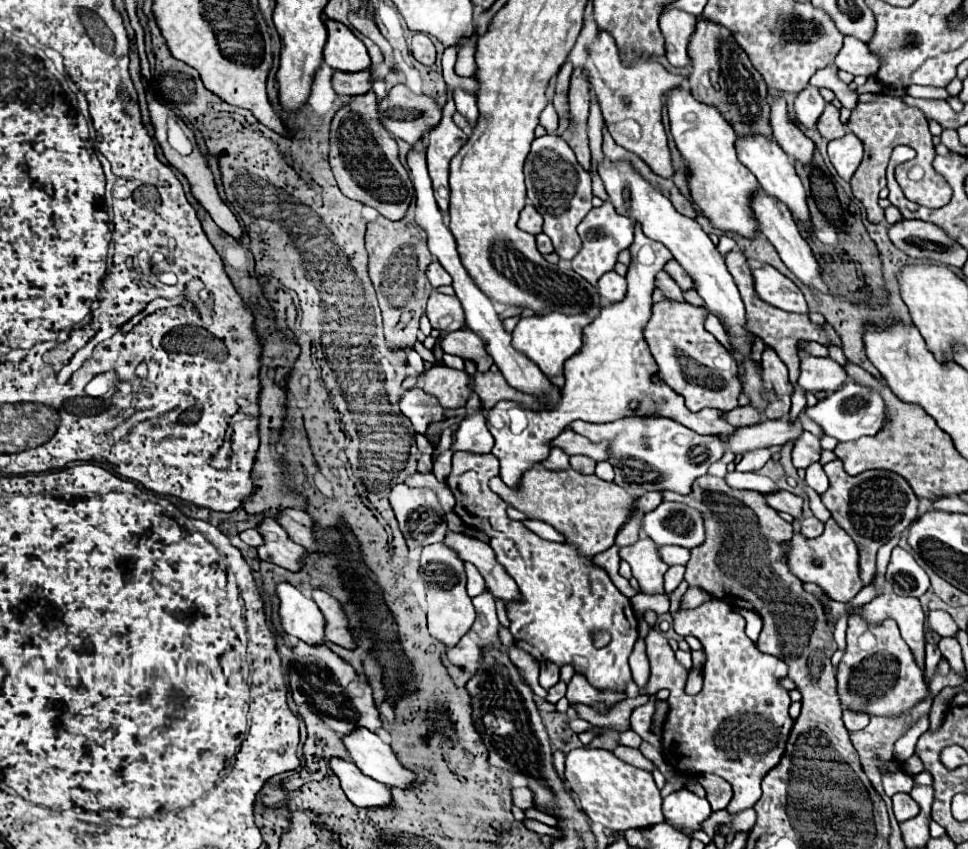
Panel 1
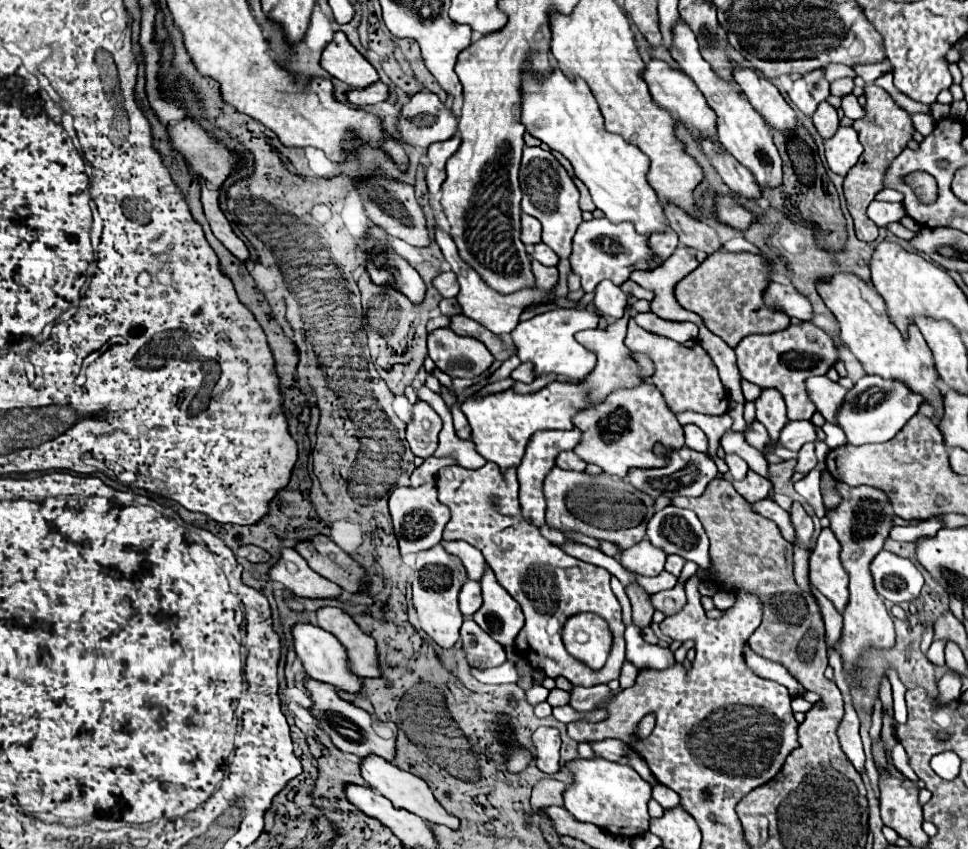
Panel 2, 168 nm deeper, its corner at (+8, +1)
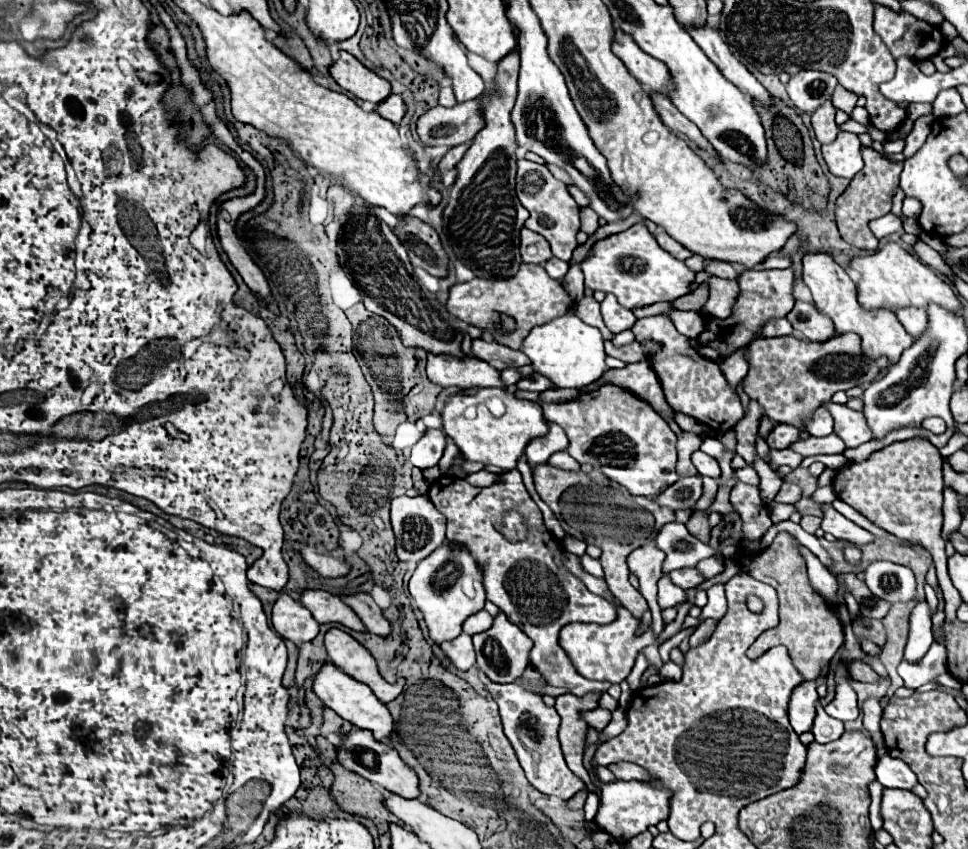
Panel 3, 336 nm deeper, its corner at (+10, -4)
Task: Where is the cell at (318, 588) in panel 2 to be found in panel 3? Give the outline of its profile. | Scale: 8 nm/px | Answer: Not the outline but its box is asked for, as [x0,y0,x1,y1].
[300,588,366,630]

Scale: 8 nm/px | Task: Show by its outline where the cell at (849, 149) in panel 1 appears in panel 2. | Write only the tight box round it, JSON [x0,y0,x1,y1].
[824,127,862,177]

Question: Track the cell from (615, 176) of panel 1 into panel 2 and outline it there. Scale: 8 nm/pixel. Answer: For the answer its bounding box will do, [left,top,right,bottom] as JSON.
[520,59,668,235]

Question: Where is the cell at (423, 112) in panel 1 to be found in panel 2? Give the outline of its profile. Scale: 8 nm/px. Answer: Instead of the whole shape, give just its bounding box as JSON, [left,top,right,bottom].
[398,91,458,147]

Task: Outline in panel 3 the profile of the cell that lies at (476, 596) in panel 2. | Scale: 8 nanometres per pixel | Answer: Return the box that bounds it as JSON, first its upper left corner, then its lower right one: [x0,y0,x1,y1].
[464,610,492,636]

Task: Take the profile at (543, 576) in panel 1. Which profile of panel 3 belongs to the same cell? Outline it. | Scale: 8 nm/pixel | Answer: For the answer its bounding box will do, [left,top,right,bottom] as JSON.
[428,468,616,696]

